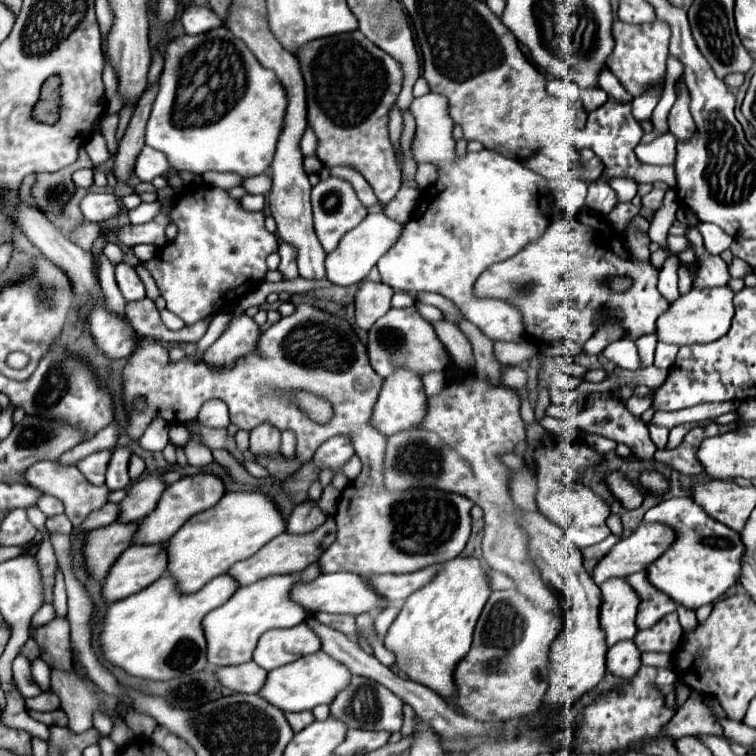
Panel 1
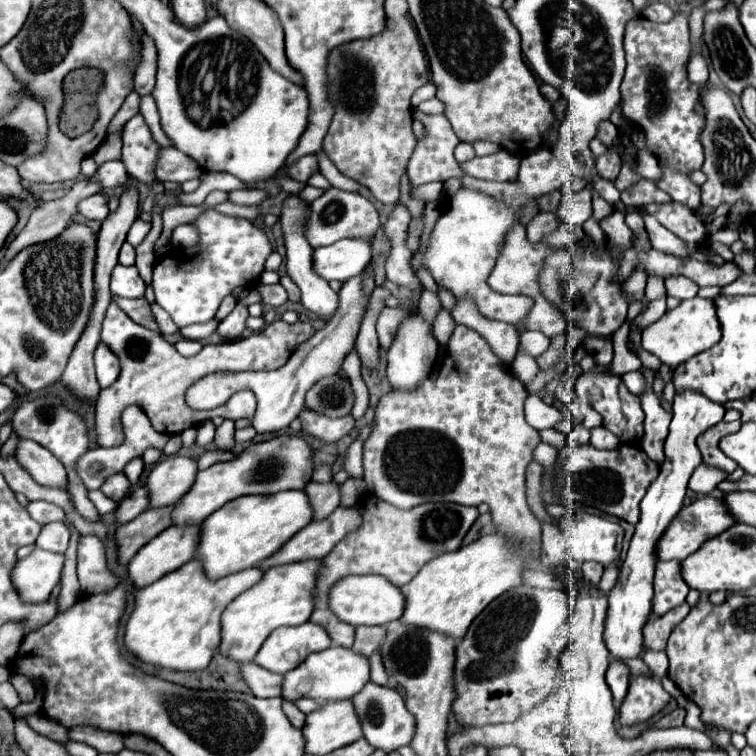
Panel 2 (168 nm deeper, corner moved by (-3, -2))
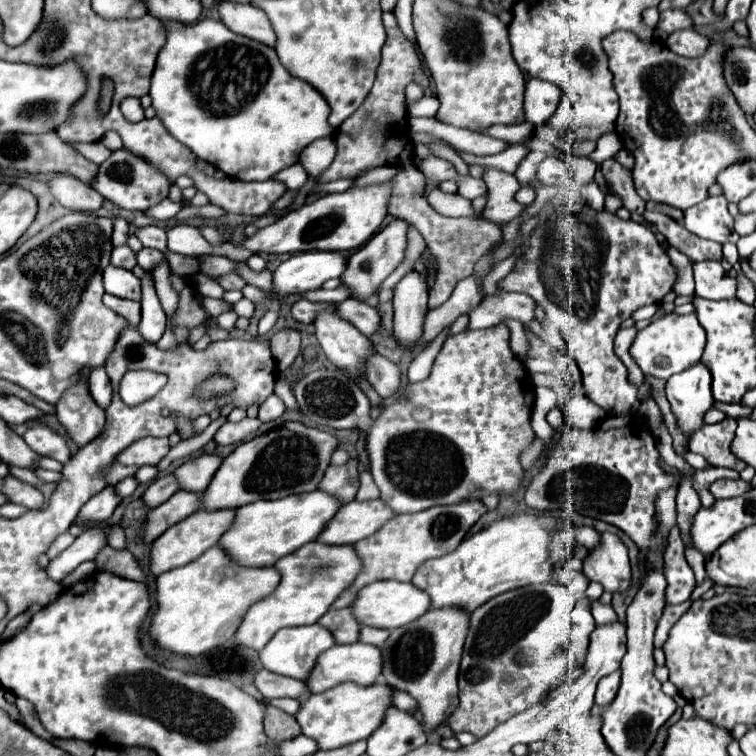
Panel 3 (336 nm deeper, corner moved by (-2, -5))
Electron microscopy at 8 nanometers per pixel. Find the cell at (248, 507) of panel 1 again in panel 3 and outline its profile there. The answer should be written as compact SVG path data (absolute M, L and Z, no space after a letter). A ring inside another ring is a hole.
M323 490L291 494L275 502L253 502L237 510L233 526L221 536L219 546L241 566L273 566L279 558L295 552L307 542L319 538L329 520L339 512L343 502Z

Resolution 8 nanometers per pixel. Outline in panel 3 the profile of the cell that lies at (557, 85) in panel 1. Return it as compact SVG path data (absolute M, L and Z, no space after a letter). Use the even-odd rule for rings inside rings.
M527 78L525 100L523 100L525 122L533 126L545 124L559 108L559 102L561 102L559 86L553 86L551 82L539 78Z

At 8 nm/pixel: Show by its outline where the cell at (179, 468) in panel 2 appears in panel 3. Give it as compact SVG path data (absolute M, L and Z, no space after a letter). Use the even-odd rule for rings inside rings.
M201 454L195 460L189 460L179 466L173 474L177 476L181 490L205 490L215 472L219 470L221 462L223 456L219 454Z

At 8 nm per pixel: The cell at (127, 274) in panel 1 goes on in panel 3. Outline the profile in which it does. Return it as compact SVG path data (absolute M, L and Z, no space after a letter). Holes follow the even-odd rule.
M107 266L103 272L103 282L105 282L105 292L127 298L127 300L139 300L141 298L141 284L139 278L133 276L133 272L117 268L117 266Z

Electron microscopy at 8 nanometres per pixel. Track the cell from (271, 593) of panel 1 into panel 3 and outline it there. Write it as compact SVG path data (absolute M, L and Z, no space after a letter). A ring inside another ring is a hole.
M309 542L293 554L287 554L277 560L275 566L281 572L281 584L269 598L263 598L259 604L255 602L249 608L235 634L235 640L239 644L245 644L255 650L261 650L281 628L315 624L331 608L339 594L353 584L353 580L363 568L363 562L357 556L353 544L329 546L321 542Z

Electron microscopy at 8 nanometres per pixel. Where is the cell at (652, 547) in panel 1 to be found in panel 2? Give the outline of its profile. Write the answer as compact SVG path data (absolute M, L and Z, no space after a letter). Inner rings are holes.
M712 497L698 499L692 505L682 507L680 513L676 515L676 519L672 519L672 523L666 527L666 531L662 533L662 537L656 543L656 559L658 561L672 561L672 559L678 559L680 561L680 559L686 559L706 539L718 535L720 531L728 529L730 525L734 525L734 519L728 513L728 509L724 507L722 499L712 499Z

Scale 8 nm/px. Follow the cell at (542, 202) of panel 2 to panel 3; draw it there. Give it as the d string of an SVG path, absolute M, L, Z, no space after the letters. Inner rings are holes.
M485 168L483 176L493 202L487 202L483 210L483 218L491 222L509 222L517 218L525 210L519 202L513 200L513 194L519 190L519 182L513 174L501 172L497 168Z

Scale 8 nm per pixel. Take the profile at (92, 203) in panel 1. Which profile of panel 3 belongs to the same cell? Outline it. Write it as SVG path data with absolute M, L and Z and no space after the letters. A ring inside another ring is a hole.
M55 174L49 180L49 190L65 208L75 212L95 212L103 206L103 196L97 190L69 174Z

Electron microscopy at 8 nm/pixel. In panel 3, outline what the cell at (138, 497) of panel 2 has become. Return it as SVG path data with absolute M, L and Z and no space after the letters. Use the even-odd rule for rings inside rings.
M167 474L153 480L153 484L143 492L143 500L149 508L157 508L159 504L167 502L175 492L179 492L179 484L173 474Z

